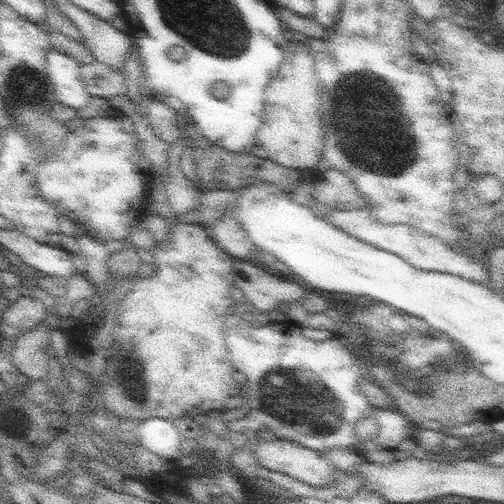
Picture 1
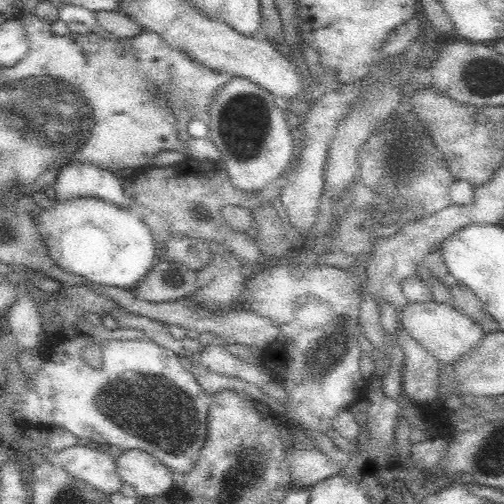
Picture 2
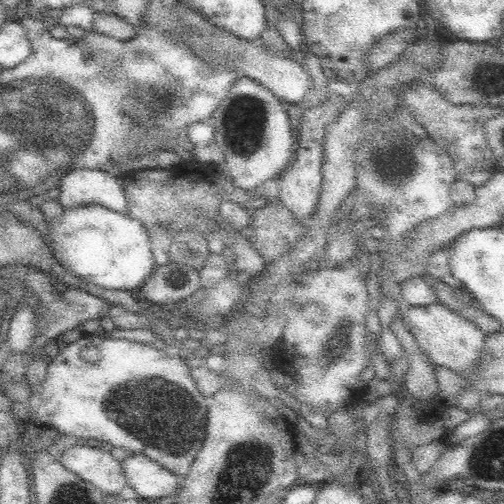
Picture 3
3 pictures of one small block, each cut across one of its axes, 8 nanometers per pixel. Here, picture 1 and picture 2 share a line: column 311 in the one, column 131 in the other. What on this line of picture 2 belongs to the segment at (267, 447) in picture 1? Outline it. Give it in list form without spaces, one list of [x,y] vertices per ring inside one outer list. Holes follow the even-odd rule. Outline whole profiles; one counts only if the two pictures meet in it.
[[[124,450],[122,456],[116,458],[116,470],[118,476],[122,478],[124,484],[132,486],[136,496],[168,496],[174,492],[176,482],[174,482],[174,474],[170,472],[170,468],[166,468],[164,464],[160,464],[154,456],[150,456],[144,450]]]

